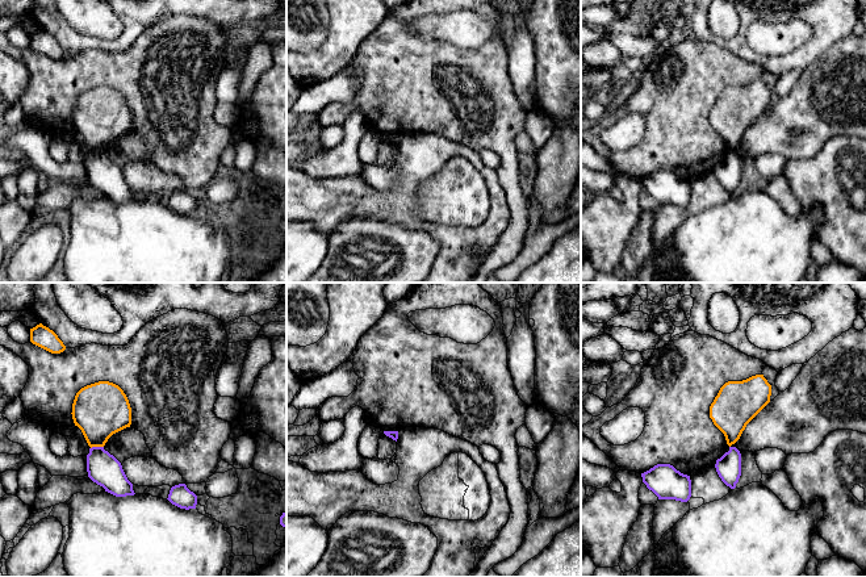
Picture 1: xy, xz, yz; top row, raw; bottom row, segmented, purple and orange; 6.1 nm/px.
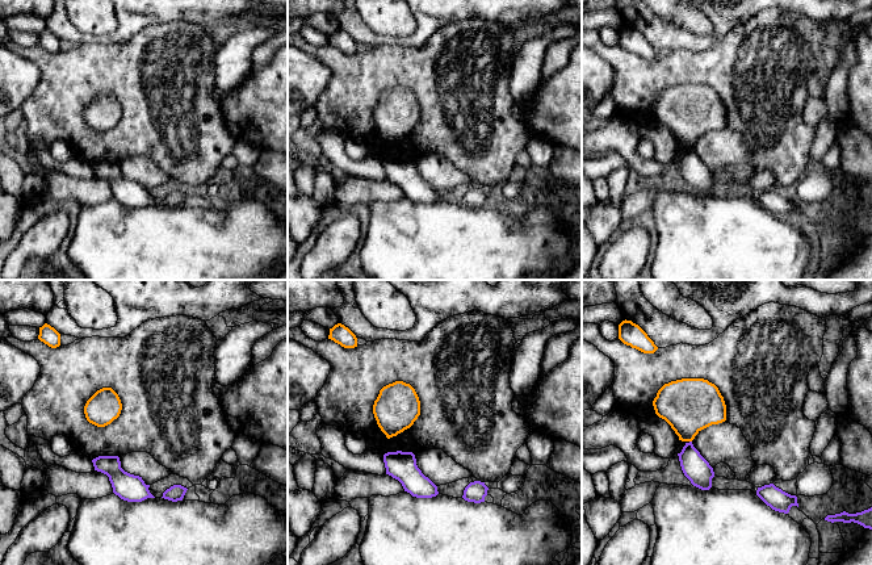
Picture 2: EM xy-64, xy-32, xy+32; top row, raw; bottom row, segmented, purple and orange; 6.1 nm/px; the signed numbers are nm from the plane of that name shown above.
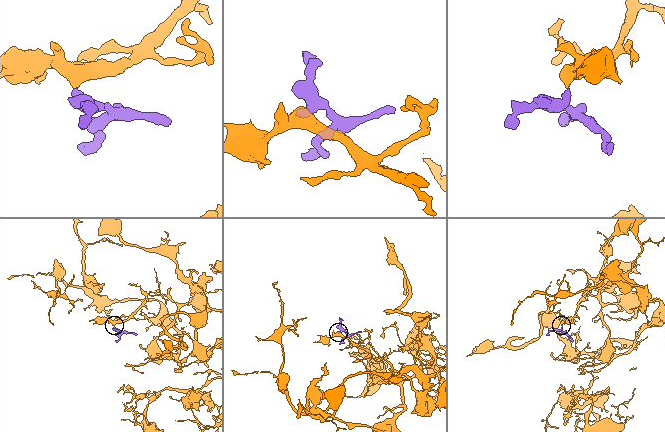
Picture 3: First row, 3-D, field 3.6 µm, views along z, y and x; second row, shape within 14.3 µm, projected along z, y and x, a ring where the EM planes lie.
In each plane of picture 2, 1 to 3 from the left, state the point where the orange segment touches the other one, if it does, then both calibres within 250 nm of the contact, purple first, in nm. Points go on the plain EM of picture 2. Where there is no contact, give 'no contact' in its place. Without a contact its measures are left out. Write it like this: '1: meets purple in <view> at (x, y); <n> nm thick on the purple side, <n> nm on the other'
1: no contact
2: no contact
3: no contact

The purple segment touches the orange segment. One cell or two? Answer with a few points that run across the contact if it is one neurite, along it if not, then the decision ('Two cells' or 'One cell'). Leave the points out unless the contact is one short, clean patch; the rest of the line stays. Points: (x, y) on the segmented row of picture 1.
Line: xy (103, 446), (93, 446), (91, 448). Two cells

